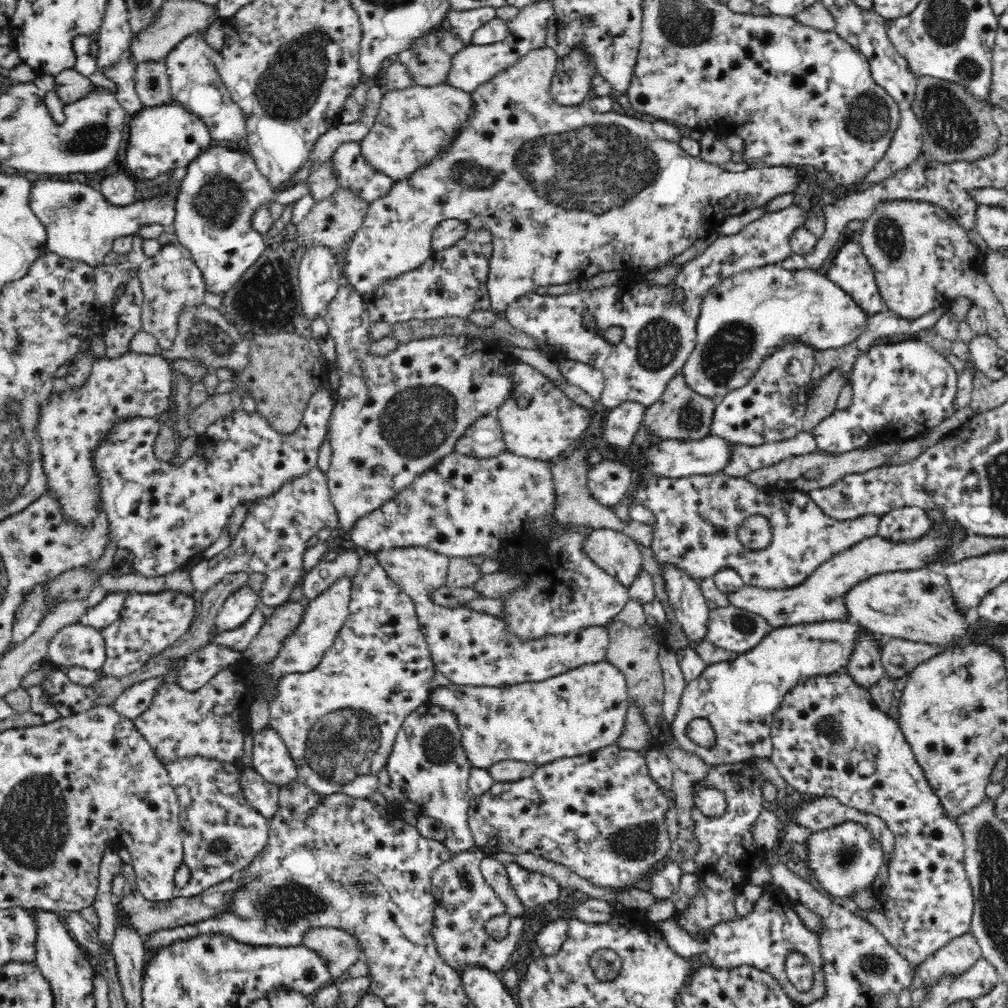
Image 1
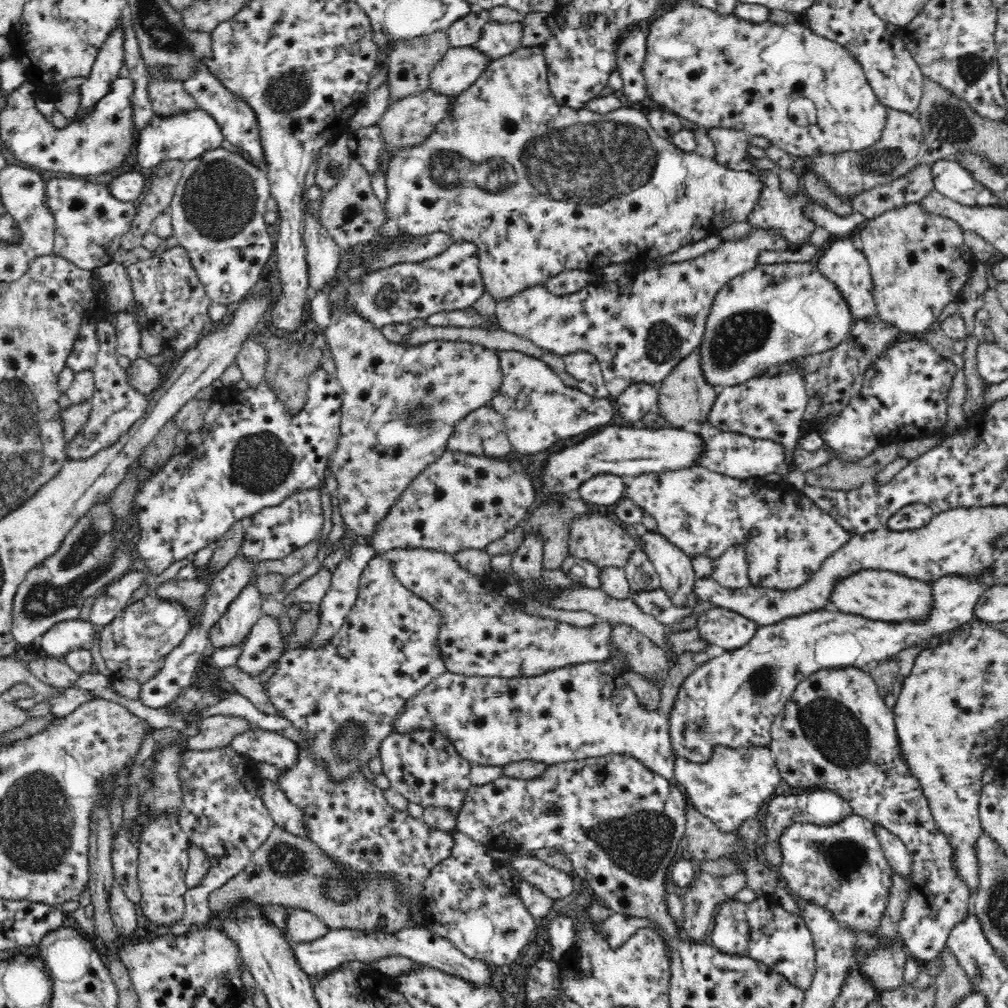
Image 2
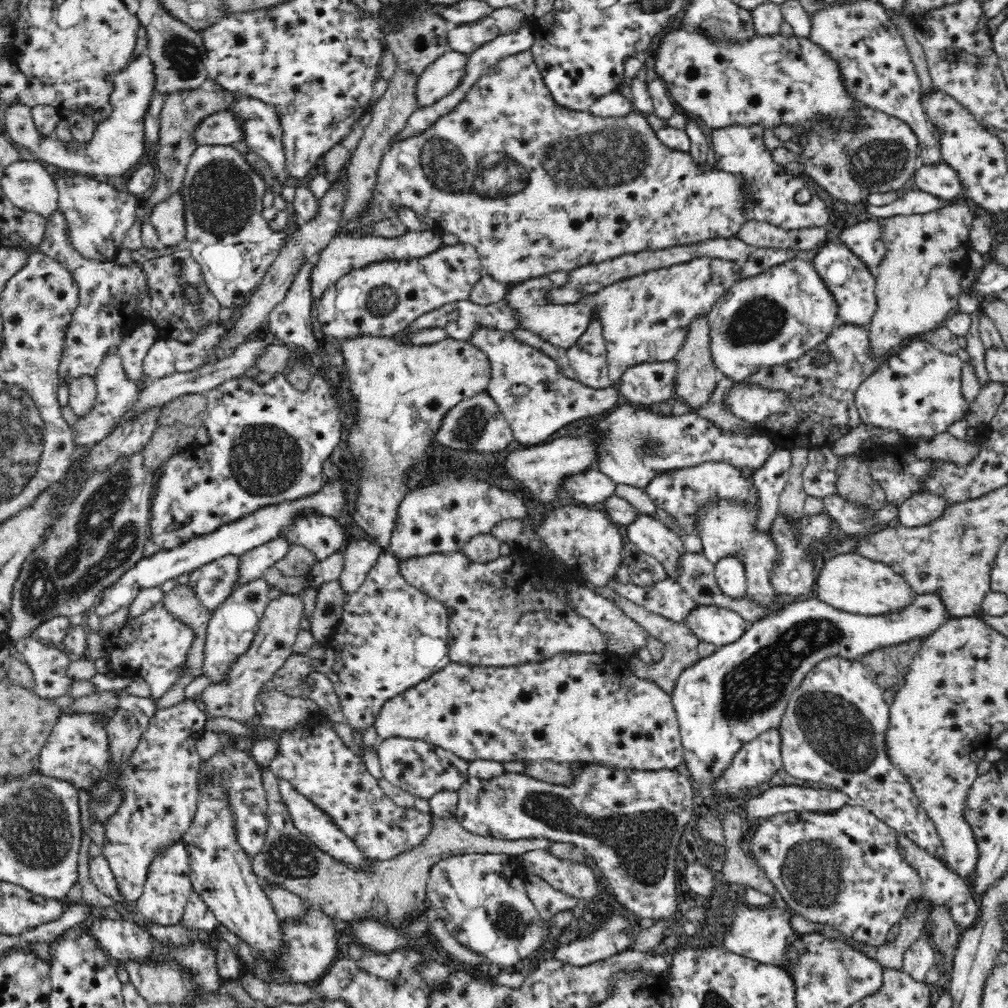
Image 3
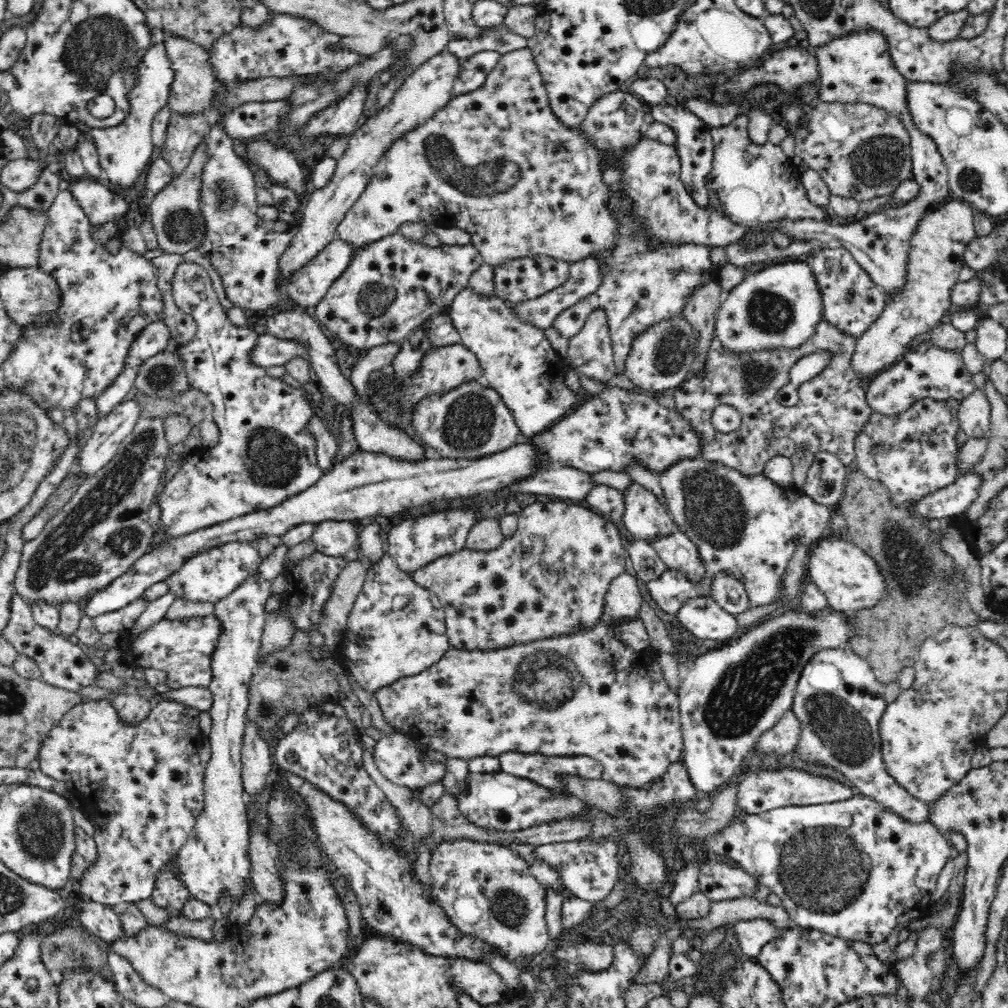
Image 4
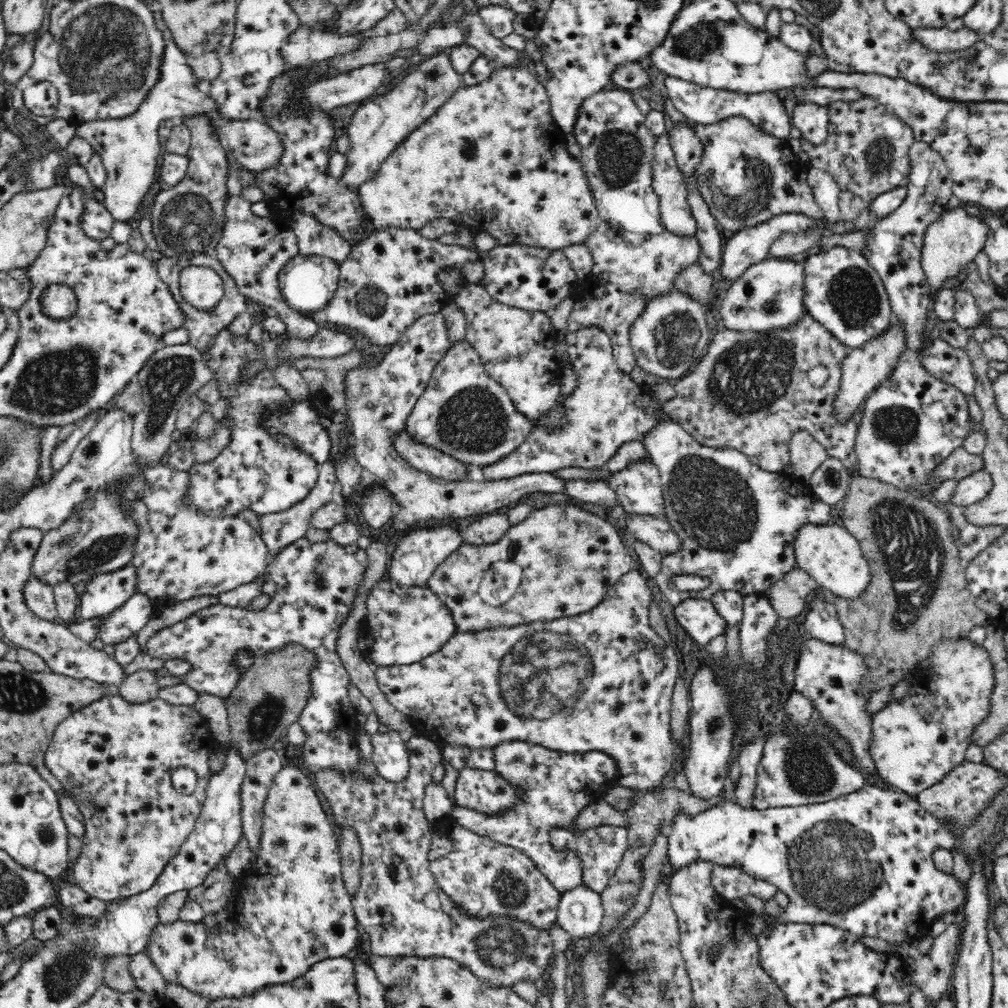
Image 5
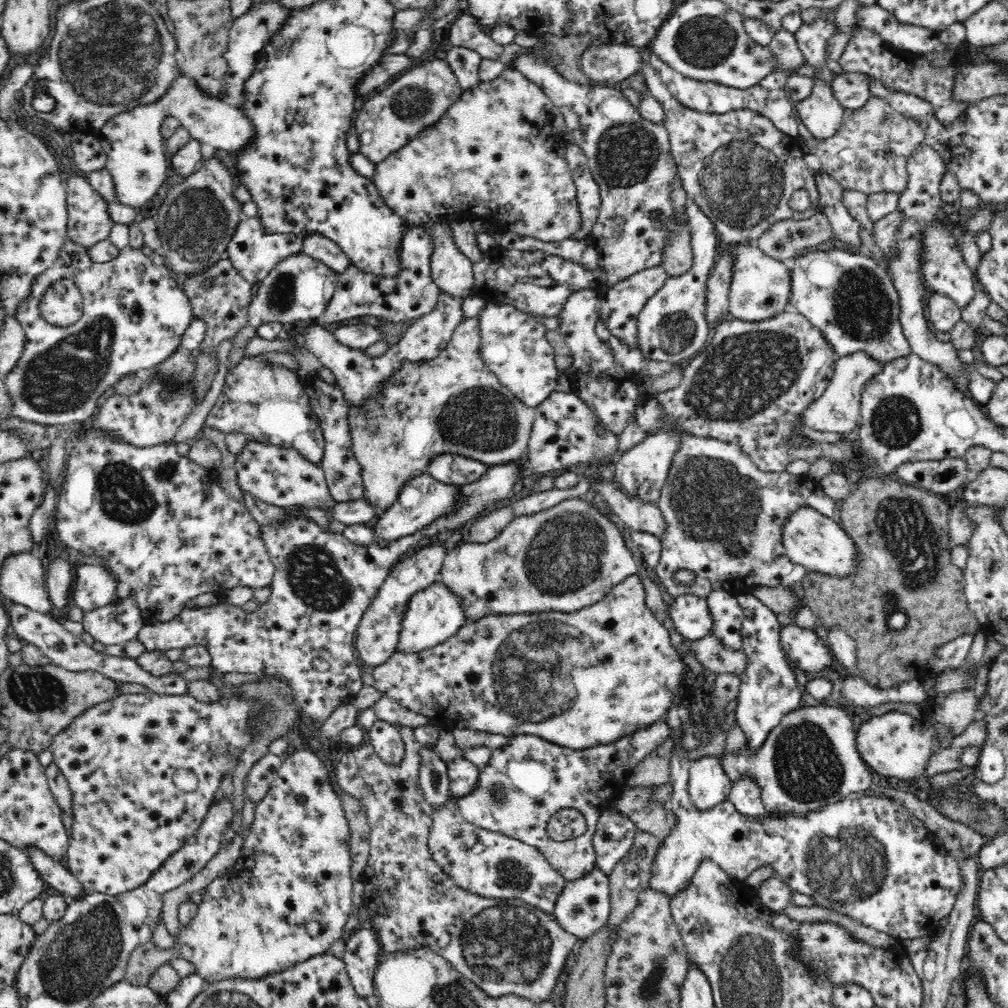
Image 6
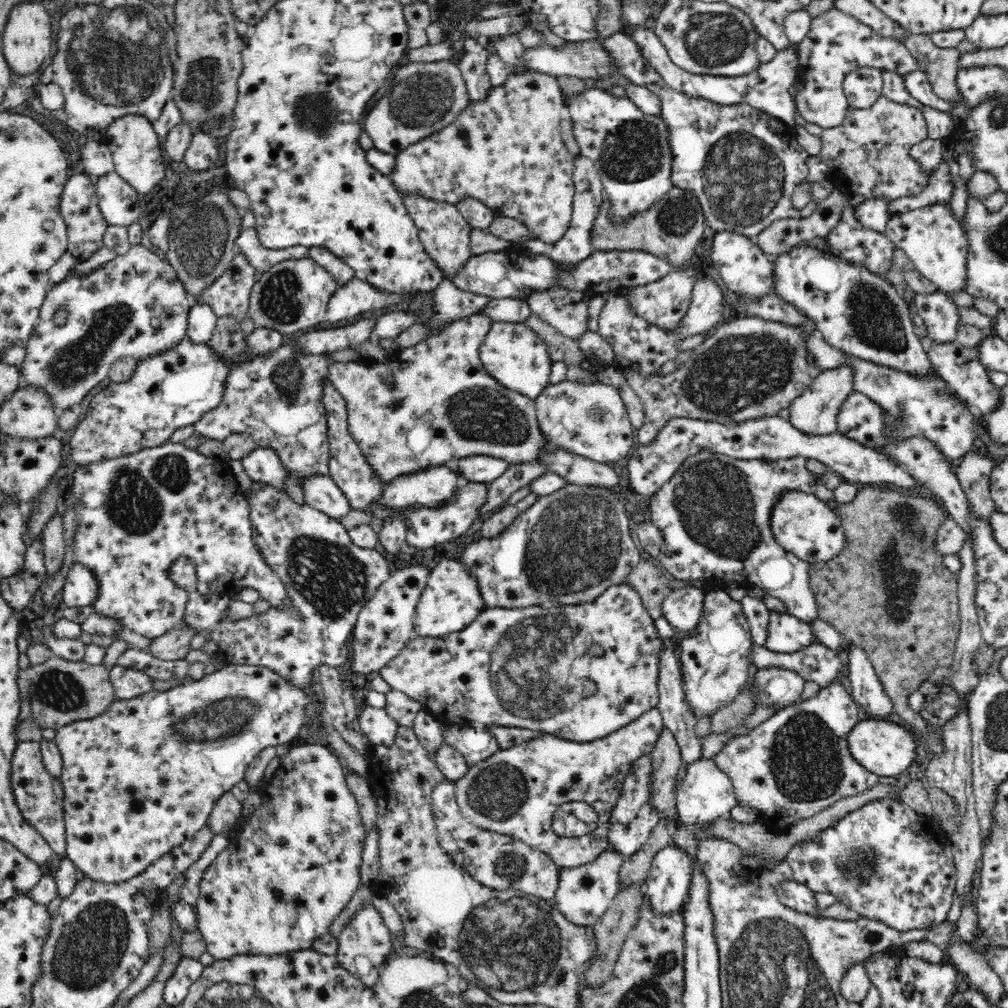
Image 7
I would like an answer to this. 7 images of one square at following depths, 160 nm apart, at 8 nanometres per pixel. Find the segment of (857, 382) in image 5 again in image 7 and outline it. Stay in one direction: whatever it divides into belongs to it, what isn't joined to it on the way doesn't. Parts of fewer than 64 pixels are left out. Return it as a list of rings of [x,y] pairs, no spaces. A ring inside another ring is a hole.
[[[841,365],[816,376],[808,390],[794,399],[789,406],[789,421],[806,434],[829,435],[838,432],[837,416],[844,401],[855,390],[854,375],[856,375],[856,371],[850,365]]]

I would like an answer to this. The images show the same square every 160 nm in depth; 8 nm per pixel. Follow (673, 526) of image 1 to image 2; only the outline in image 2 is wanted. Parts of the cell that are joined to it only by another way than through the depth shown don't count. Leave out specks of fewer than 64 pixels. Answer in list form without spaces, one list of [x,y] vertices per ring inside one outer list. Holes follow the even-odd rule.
[[[696,465],[679,471],[632,477],[627,480],[624,496],[641,506],[646,516],[652,515],[656,519],[656,533],[684,551],[690,560],[708,557],[714,562],[730,547],[742,547],[746,553],[751,585],[778,591],[796,589],[805,584],[821,568],[824,560],[840,550],[854,534],[842,528],[833,516],[802,494],[800,489],[780,498],[780,490],[768,490],[766,486],[752,488],[752,479],[732,478]],[[751,529],[758,530],[755,537],[749,536]]]

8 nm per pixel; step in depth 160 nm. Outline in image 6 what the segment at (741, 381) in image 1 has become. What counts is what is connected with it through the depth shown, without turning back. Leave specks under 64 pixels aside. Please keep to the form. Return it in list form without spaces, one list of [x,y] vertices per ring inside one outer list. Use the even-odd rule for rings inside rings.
[[[756,243],[738,245],[734,250],[733,275],[729,292],[727,317],[759,323],[782,314],[789,303],[791,287],[790,263],[776,260],[759,249]]]

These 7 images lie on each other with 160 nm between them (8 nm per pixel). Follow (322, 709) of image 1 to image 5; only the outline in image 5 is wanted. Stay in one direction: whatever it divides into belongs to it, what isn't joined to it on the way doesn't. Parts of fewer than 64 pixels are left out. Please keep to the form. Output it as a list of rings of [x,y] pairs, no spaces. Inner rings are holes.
[[[386,570],[383,578],[369,591],[366,602],[365,618],[360,622],[360,638],[373,638],[374,643],[368,651],[360,651],[362,657],[374,668],[409,665],[424,660],[427,656],[438,652],[455,635],[454,619],[440,598],[426,586],[406,587],[394,583]]]

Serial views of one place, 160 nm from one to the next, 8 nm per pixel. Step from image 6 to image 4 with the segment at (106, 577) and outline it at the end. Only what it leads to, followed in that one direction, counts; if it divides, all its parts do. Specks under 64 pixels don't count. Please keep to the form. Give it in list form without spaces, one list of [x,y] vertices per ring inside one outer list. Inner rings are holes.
[[[527,441],[479,459],[429,456],[420,460],[402,460],[395,456],[366,452],[358,448],[356,452],[334,464],[316,484],[296,496],[291,496],[288,500],[284,499],[282,504],[276,504],[275,507],[268,507],[263,511],[252,511],[250,514],[225,520],[181,537],[169,537],[164,540],[163,544],[136,560],[123,576],[116,578],[104,590],[96,591],[88,599],[86,614],[94,619],[125,608],[134,600],[140,599],[154,584],[167,581],[170,576],[174,576],[193,556],[226,543],[240,541],[255,545],[260,538],[275,540],[295,526],[316,525],[324,520],[367,522],[376,519],[377,514],[388,518],[402,516],[410,508],[436,504],[440,500],[461,498],[465,501],[473,499],[478,493],[492,494],[533,477],[535,472],[542,468],[544,466],[541,452]]]

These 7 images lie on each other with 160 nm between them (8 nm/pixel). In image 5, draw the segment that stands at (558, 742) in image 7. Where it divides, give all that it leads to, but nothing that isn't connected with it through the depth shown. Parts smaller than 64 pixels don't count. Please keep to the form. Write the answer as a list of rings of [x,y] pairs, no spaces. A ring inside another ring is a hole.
[[[520,741],[499,744],[492,751],[495,771],[510,784],[521,788],[524,791],[523,799],[503,815],[484,815],[455,805],[450,818],[477,835],[520,850],[530,857],[534,867],[552,883],[556,892],[562,894],[580,886],[580,857],[576,852],[555,852],[550,845],[549,831],[553,827],[572,824],[584,806],[602,800],[616,786],[616,761],[598,751],[565,753]]]

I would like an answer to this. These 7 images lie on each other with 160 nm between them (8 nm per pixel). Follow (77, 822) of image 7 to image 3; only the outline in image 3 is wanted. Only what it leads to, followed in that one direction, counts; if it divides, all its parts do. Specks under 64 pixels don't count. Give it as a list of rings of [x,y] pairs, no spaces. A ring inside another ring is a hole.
[[[187,698],[172,708],[158,710],[141,735],[123,775],[117,778],[124,789],[124,801],[105,822],[107,833],[101,849],[126,902],[142,896],[148,866],[160,848],[181,840],[192,824],[200,799],[201,756],[195,744],[205,730],[208,717],[197,701]],[[72,714],[61,716],[52,728],[46,744],[42,747],[37,768],[41,774],[52,776],[75,784],[80,789],[104,776],[108,770],[107,730],[95,722],[93,714]]]

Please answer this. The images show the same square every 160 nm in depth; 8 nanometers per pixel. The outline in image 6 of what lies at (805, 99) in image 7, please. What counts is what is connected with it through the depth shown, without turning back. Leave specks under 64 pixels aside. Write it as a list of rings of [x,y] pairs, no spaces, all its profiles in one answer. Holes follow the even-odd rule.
[[[816,19],[810,24],[803,23],[796,32],[793,33],[796,39],[796,47],[802,51],[802,56],[808,64],[814,66],[825,66],[832,69],[834,65],[826,62],[826,46],[828,38],[834,34],[836,26],[833,22]],[[818,79],[806,100],[794,103],[801,123],[814,139],[832,138],[841,128],[845,109],[833,96],[831,86]]]

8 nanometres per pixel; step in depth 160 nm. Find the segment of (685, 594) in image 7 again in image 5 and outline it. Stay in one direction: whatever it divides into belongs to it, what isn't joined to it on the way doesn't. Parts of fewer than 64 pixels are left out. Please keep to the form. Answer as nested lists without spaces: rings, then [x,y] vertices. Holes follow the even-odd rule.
[[[710,599],[684,600],[675,607],[674,615],[698,645],[709,644],[714,638],[725,635],[728,628]]]

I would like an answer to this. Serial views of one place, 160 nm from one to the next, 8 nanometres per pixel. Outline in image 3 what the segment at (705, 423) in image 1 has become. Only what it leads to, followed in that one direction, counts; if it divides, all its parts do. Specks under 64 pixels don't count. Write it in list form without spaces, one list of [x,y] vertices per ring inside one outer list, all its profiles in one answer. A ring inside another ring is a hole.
[[[707,317],[696,318],[687,332],[687,339],[684,341],[681,351],[675,356],[676,369],[672,387],[674,387],[674,397],[688,405],[690,412],[696,412],[698,407],[704,406],[711,399],[712,393],[717,387],[716,366],[712,363],[710,355],[710,329],[708,328]]]

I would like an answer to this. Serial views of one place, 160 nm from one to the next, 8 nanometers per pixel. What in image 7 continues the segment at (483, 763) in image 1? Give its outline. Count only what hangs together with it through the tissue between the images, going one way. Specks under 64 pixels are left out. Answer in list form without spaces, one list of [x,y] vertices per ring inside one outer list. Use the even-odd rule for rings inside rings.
[[[627,583],[612,586],[593,602],[575,607],[543,605],[530,608],[490,608],[483,610],[476,619],[460,632],[444,636],[444,638],[411,639],[406,648],[386,664],[384,668],[380,668],[376,675],[380,675],[388,683],[392,691],[400,691],[413,700],[418,700],[422,709],[426,709],[435,716],[439,723],[444,725],[480,724],[482,726],[496,725],[508,728],[525,728],[536,732],[540,730],[541,734],[549,734],[562,740],[587,743],[604,738],[615,730],[630,724],[633,720],[640,719],[640,716],[644,716],[648,710],[657,708],[659,704],[659,662],[661,651],[664,650],[664,640],[658,635],[654,621],[646,607],[644,607],[636,589]]]

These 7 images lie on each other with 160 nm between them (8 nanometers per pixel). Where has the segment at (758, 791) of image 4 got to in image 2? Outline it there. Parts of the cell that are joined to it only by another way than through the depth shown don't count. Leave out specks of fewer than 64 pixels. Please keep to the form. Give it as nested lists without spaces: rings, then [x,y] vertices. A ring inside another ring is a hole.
[[[802,791],[791,795],[774,795],[768,804],[768,814],[763,819],[766,841],[779,840],[785,828],[792,823],[833,825],[853,814],[853,808],[839,794],[832,791]]]

